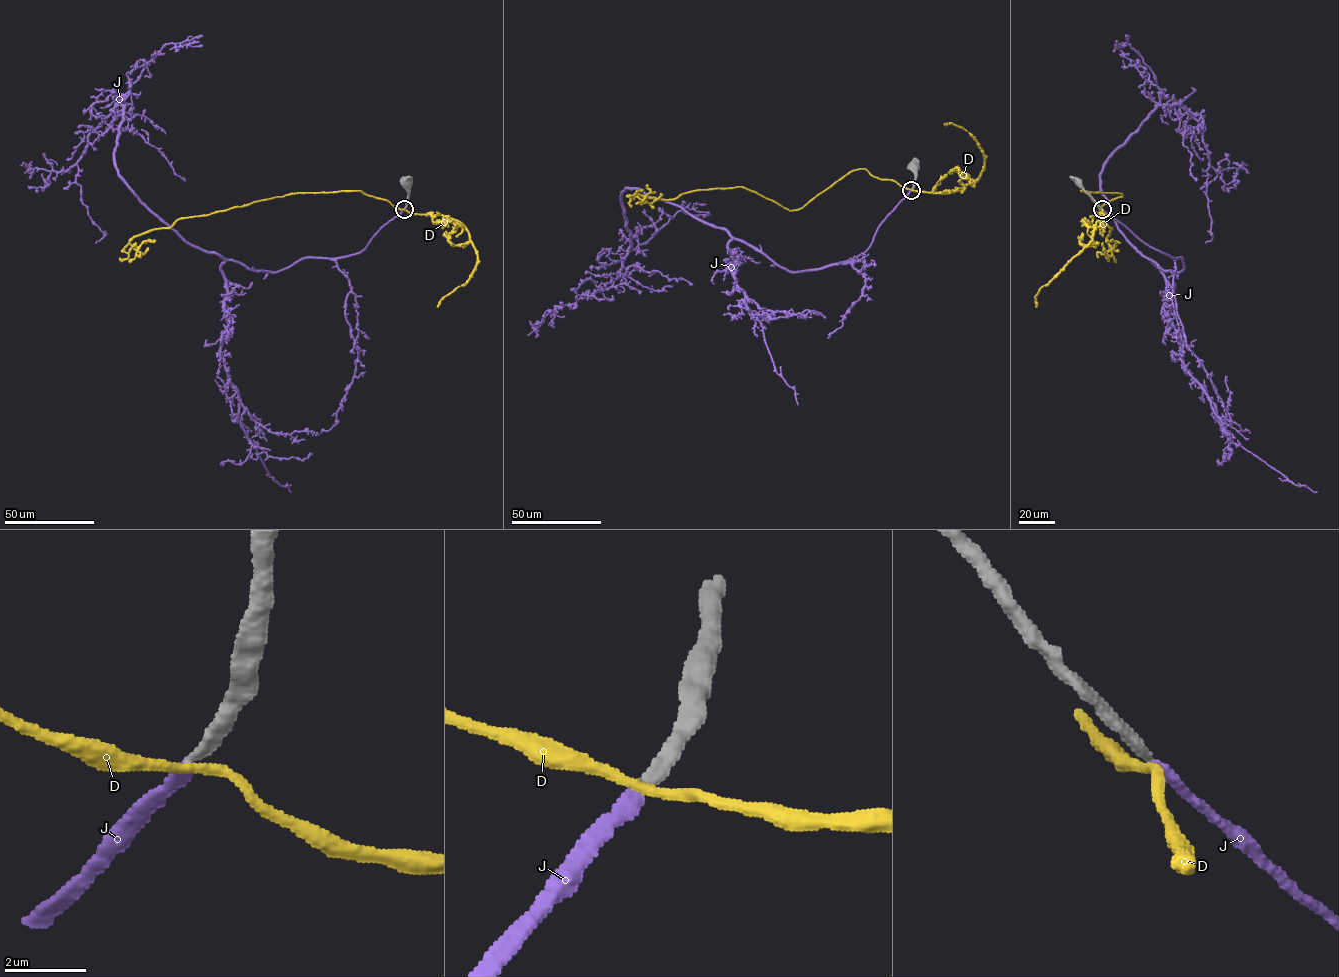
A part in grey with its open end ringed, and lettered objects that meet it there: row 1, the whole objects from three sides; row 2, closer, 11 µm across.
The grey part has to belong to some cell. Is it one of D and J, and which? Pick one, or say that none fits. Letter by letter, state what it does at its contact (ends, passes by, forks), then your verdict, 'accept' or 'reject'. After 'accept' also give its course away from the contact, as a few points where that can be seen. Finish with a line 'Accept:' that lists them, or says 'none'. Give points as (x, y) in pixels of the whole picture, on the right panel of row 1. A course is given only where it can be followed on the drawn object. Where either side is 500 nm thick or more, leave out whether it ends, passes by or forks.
D: it passes by; reject
J: it ends; accept; course (1102, 209), (1183, 268), (1165, 271), (1129, 242), (1100, 175), (1157, 107), (1179, 104), (1208, 151), (1205, 243)
Accept: J

